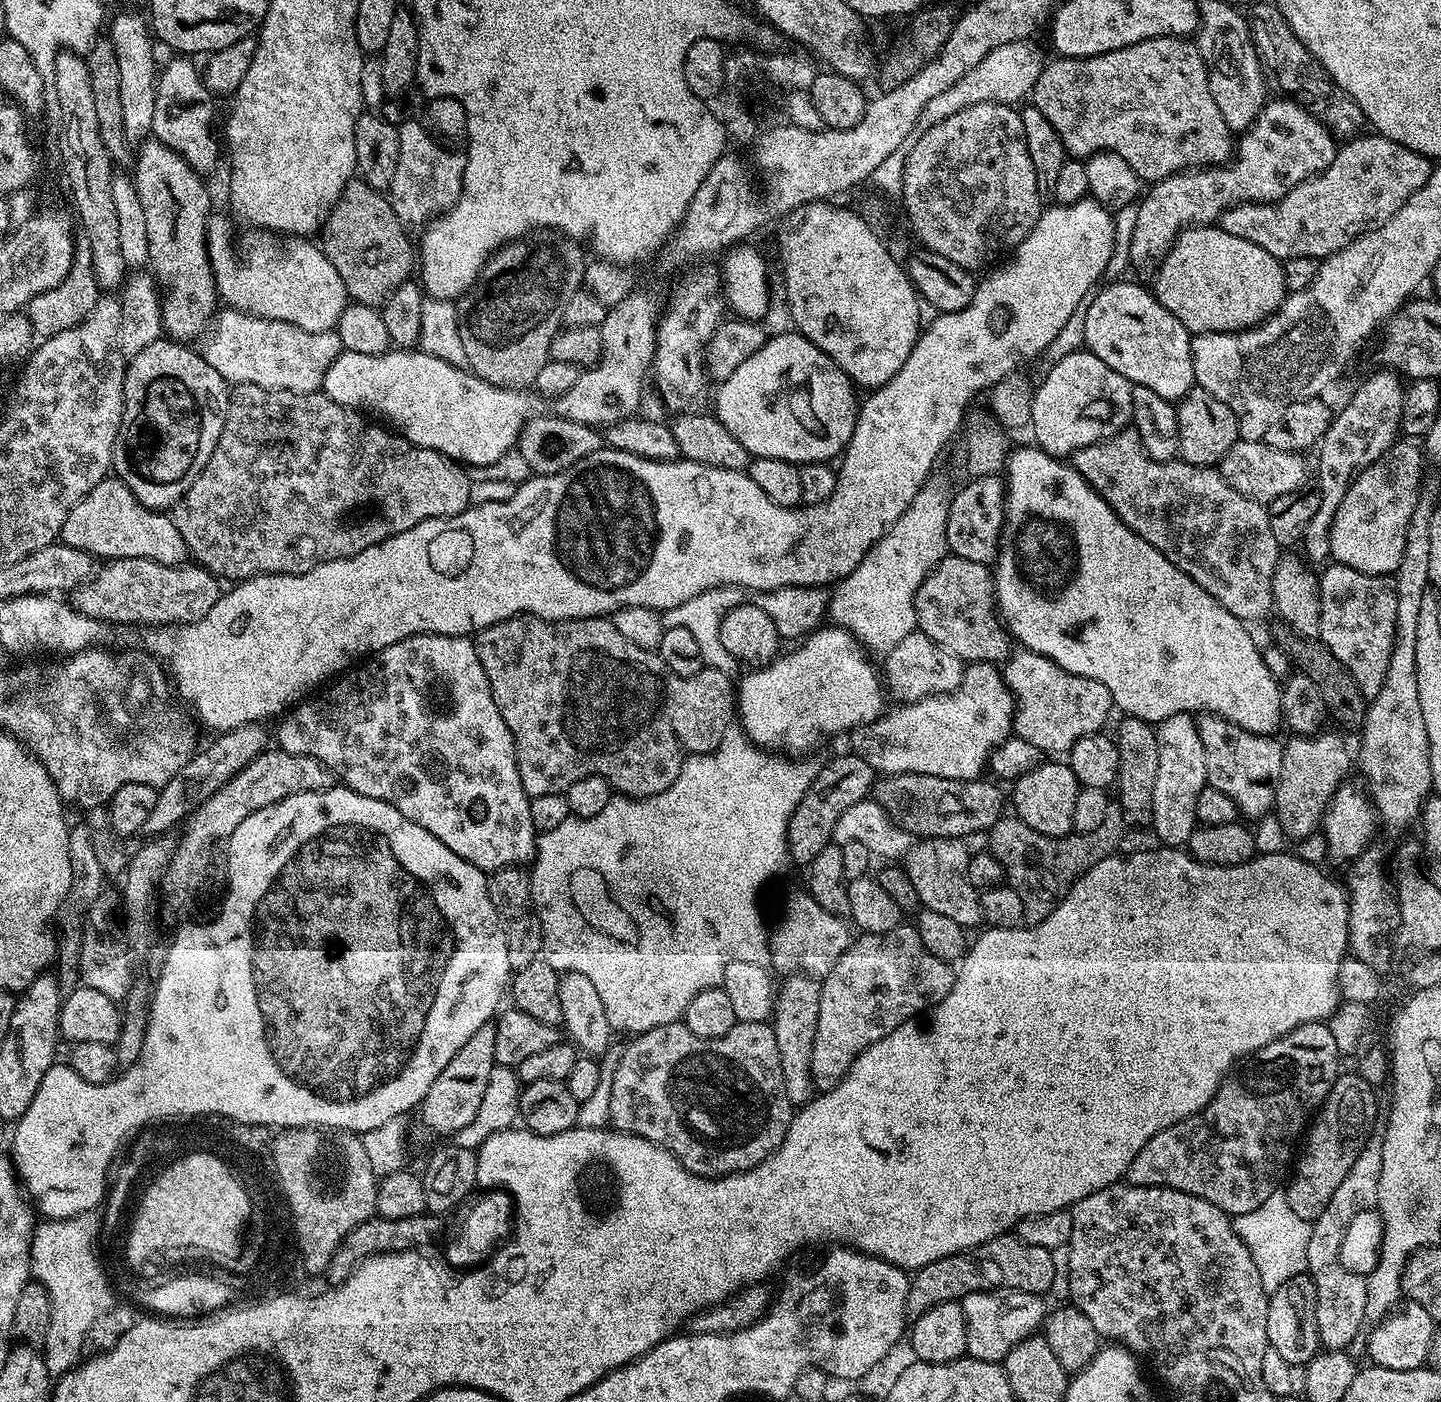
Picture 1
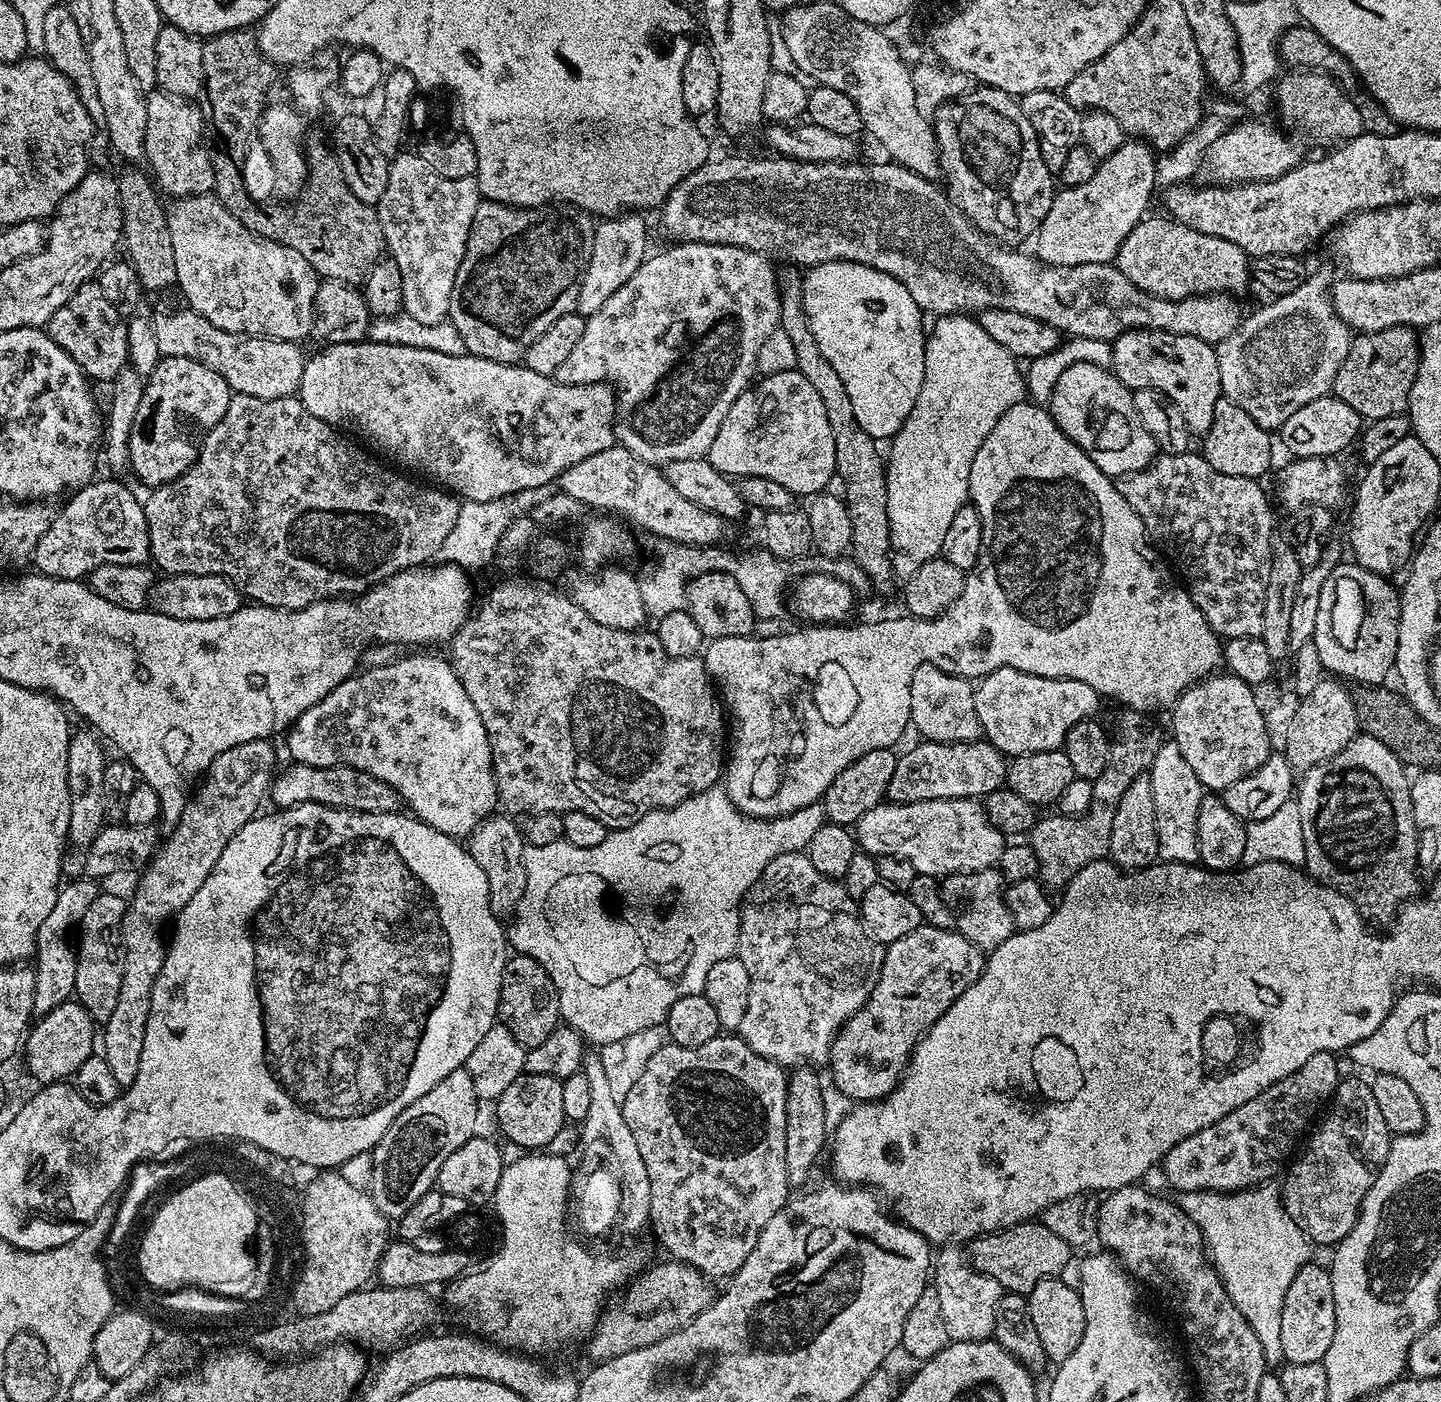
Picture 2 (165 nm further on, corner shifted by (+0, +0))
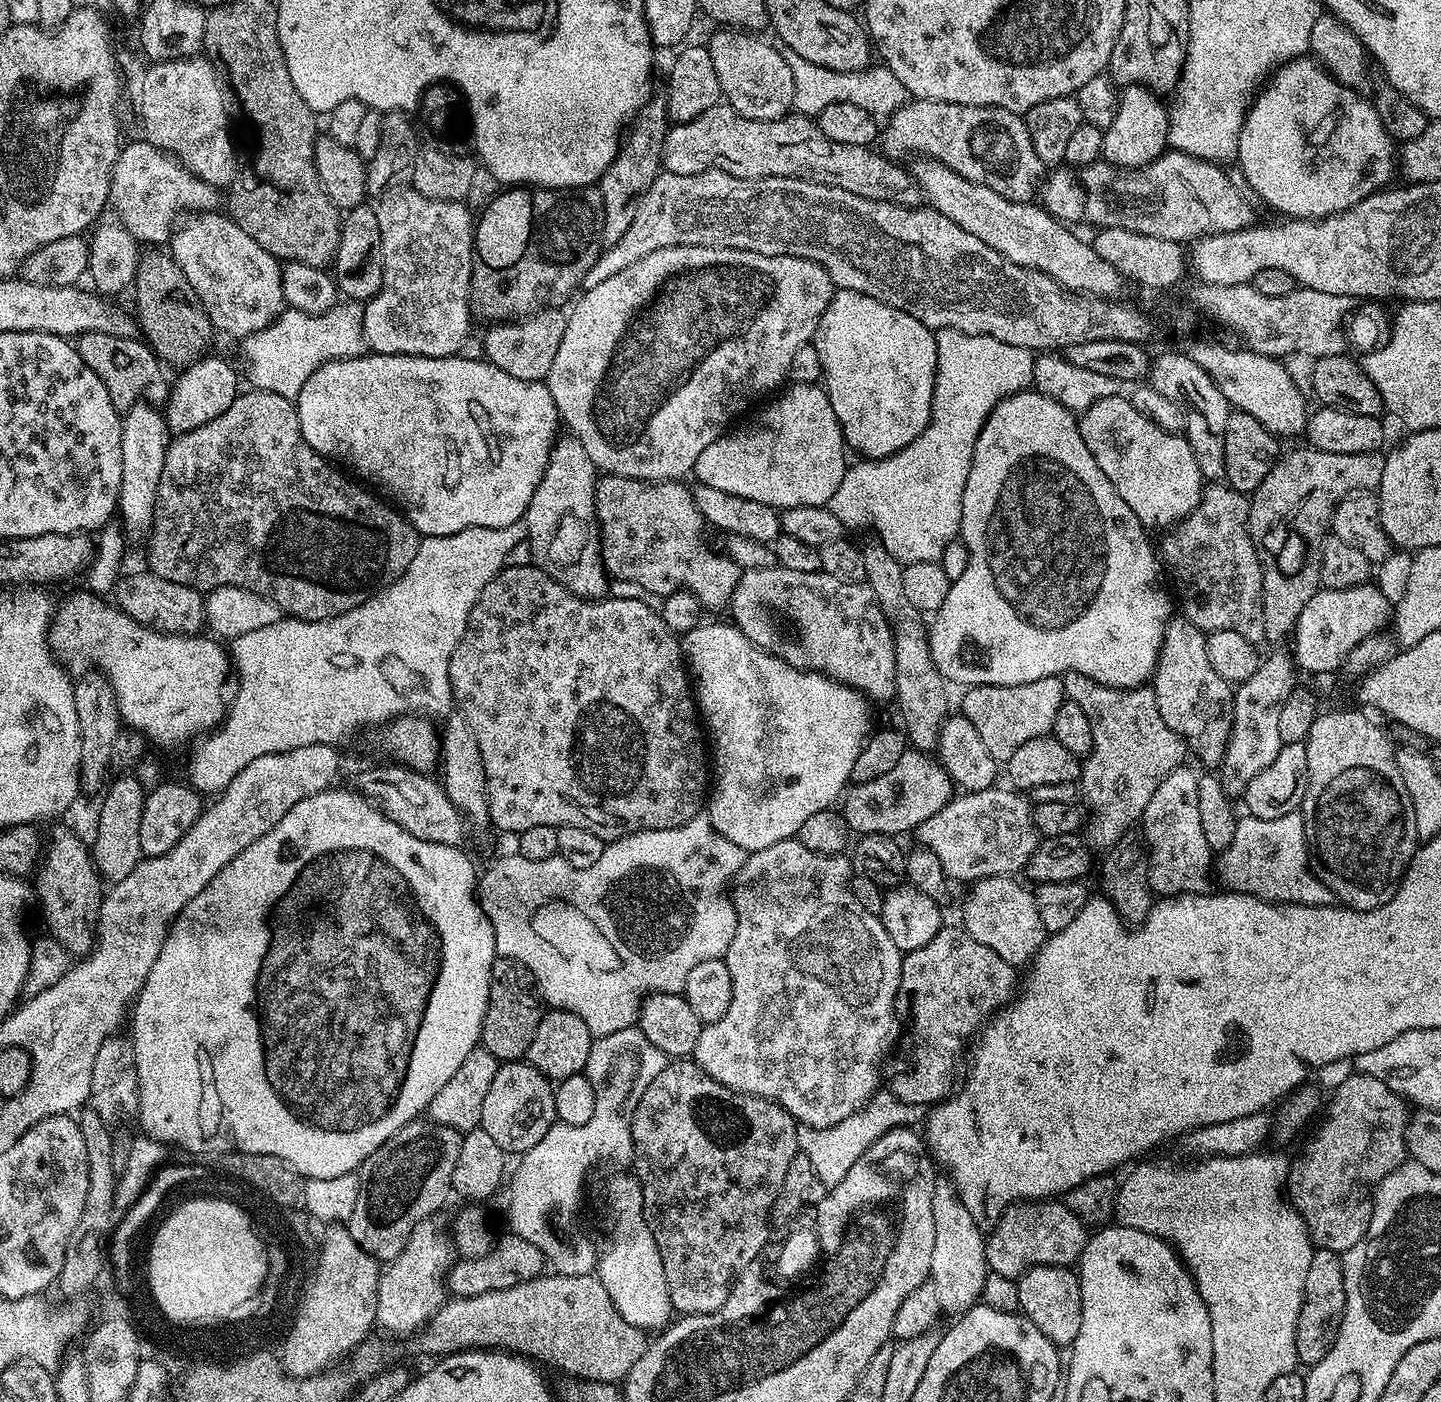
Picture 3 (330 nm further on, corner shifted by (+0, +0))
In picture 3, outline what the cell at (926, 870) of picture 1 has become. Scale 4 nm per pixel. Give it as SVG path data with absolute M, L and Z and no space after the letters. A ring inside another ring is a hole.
M1015 875L991 876L975 881L964 896L962 927L982 946L990 946L998 958L1013 966L1027 965L1046 939L1042 918L1038 918L1035 895L1019 884Z

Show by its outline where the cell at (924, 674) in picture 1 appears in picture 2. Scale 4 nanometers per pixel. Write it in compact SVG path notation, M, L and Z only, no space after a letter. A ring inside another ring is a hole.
M922 663L914 670L910 686L910 702L906 709L911 727L921 732L923 739L937 744L959 744L981 739L978 710L974 710L976 690L967 676L955 676L933 664Z

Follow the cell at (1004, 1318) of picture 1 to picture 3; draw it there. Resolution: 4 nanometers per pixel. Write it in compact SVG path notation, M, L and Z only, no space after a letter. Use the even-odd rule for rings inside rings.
M937 1179L934 1186L934 1198L932 1199L932 1209L934 1210L934 1255L930 1257L930 1270L928 1271L930 1283L934 1286L934 1291L938 1294L938 1302L945 1313L956 1312L963 1314L983 1297L984 1283L990 1271L984 1242L985 1233L980 1233L977 1217L972 1215L971 1208L960 1200L960 1193L956 1190L956 1185L951 1179Z

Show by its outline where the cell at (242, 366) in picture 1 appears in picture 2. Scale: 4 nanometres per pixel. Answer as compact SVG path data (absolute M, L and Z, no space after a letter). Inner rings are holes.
M181 307L181 312L168 312L165 316L153 319L154 339L158 342L161 357L190 358L194 362L202 362L210 370L214 370L228 383L233 393L254 398L286 398L297 395L302 382L302 370L306 359L306 352L300 349L299 343L290 340L272 340L269 336L250 336L246 332L231 332L214 326L202 314L193 308Z

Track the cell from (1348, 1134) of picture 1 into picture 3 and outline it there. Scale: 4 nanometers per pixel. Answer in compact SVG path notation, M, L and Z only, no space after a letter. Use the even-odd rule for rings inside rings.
M1356 1072L1346 1078L1346 1082L1334 1089L1331 1096L1332 1101L1329 1104L1327 1101L1326 1111L1323 1113L1324 1121L1309 1138L1304 1153L1297 1160L1291 1161L1286 1196L1291 1207L1302 1218L1308 1237L1316 1248L1347 1254L1350 1246L1354 1246L1356 1239L1364 1234L1365 1225L1356 1224L1356 1220L1365 1219L1366 1209L1370 1204L1370 1189L1380 1184L1406 1160L1404 1128L1408 1124L1410 1108L1405 1097L1392 1092L1384 1080L1367 1072Z

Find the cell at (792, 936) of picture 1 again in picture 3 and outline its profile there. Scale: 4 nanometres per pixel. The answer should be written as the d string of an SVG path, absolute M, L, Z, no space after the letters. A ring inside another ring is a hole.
M795 838L774 842L774 846L766 846L766 850L753 852L745 859L742 870L738 870L736 879L730 885L736 925L734 938L722 957L734 982L734 994L726 1014L722 1014L718 1022L701 1027L694 1053L694 1062L703 1072L710 1074L710 1078L722 1082L735 1092L761 1096L782 1105L797 1122L806 1124L809 1129L832 1127L865 1107L881 1087L880 1067L884 1064L888 1047L896 1040L896 995L902 974L902 953L898 946L894 946L894 942L890 942L890 934L886 934L879 916L866 914L866 910L858 906L852 893L853 875L852 862L847 855L814 854L814 850L806 850L806 846L802 846L802 842Z

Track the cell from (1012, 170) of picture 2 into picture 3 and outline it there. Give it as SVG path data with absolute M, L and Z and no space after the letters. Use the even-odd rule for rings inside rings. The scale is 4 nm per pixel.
M912 98L892 112L887 122L888 125L882 128L882 152L889 158L920 152L916 154L940 160L962 174L962 178L990 186L990 190L1011 200L1031 201L1041 187L1046 165L1034 151L1034 142L1030 142L1023 115L992 104L966 106Z

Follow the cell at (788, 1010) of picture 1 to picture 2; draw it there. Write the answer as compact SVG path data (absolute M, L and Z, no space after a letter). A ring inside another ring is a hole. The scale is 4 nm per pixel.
M801 1066L788 1076L788 1093L786 1094L786 1174L788 1183L793 1189L803 1189L812 1167L820 1160L820 1155L825 1155L826 1145L830 1140L830 1129L826 1124L826 1110L823 1109L824 1088L820 1084L820 1076L815 1067Z

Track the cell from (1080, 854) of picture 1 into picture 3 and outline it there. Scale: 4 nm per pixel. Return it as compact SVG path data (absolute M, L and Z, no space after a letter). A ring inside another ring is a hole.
M1077 672L1063 673L1062 679L1065 697L1082 706L1094 734L1092 753L1083 761L1078 781L1083 803L1090 809L1086 840L1093 849L1112 850L1125 839L1124 831L1143 817L1158 782L1185 763L1188 746L1162 722L1152 687L1111 688Z

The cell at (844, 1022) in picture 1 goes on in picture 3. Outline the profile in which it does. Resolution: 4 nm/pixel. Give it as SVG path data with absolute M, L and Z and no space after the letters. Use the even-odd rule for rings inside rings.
M948 926L941 927L938 934L934 934L934 938L930 938L930 942L926 942L926 946L918 946L918 950L907 953L902 959L902 974L900 975L900 985L898 986L898 994L896 995L896 1007L901 1013L909 1012L912 1015L912 1021L908 1024L908 1036L912 1039L912 1049L908 1052L908 1060L912 1064L904 1064L901 1068L896 1068L892 1072L892 1085L890 1091L901 1099L902 1102L912 1104L924 1104L927 1106L935 1106L941 1100L952 1095L956 1084L956 1071L960 1068L960 1059L965 1059L966 1044L964 1048L964 1040L971 1041L973 1037L979 1033L980 1029L1013 999L1014 993L1018 988L1018 980L1016 984L1017 969L1011 964L1007 964L1002 958L998 958L998 954L994 954L994 950L990 950L990 946L982 946L982 942L978 942L974 938L970 938L970 934L965 932L963 927L956 926L956 928L948 928Z

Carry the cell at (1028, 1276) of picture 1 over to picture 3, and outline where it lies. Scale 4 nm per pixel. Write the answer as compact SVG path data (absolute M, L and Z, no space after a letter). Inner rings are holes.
M1059 1199L1022 1200L1012 1204L987 1233L984 1249L989 1269L1003 1276L1018 1278L1034 1266L1075 1265L1088 1245L1089 1229Z

